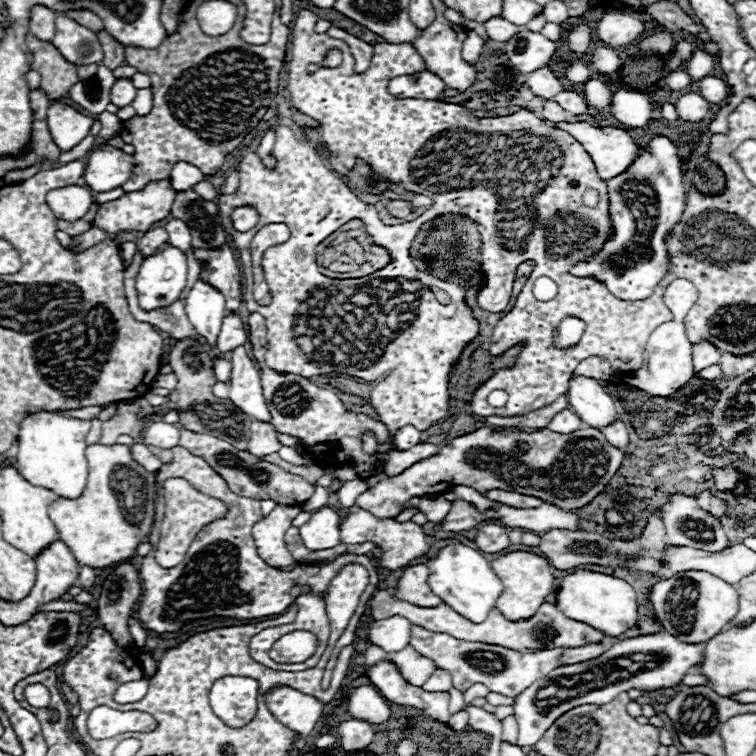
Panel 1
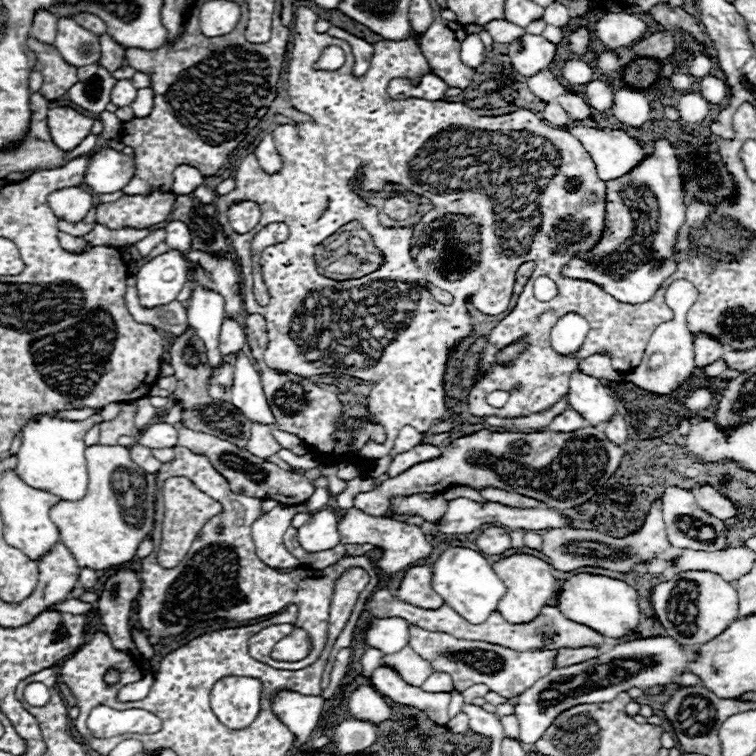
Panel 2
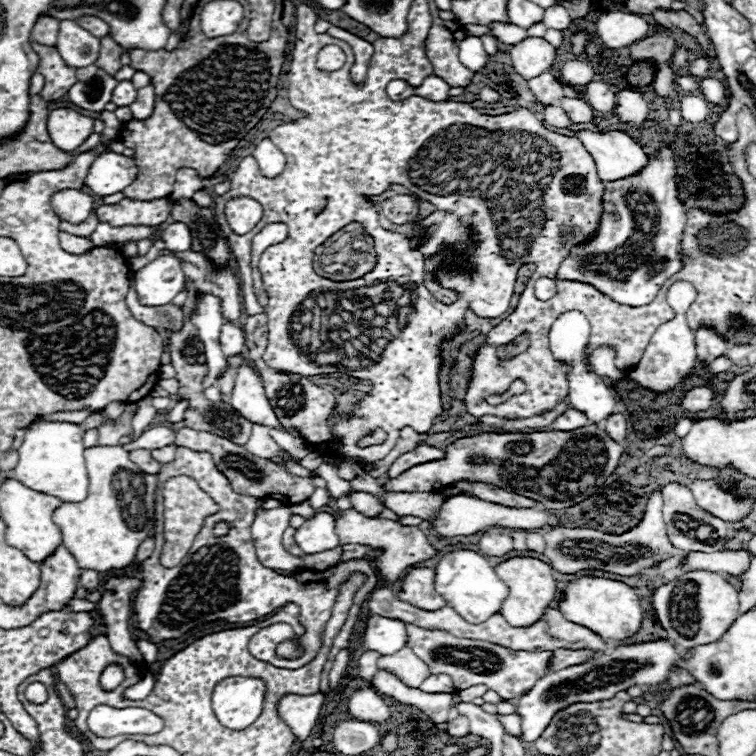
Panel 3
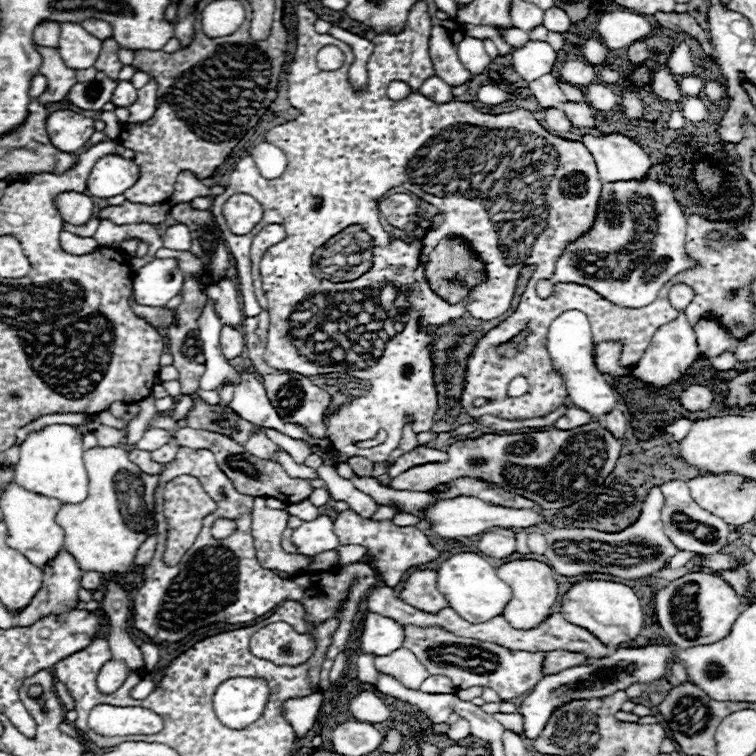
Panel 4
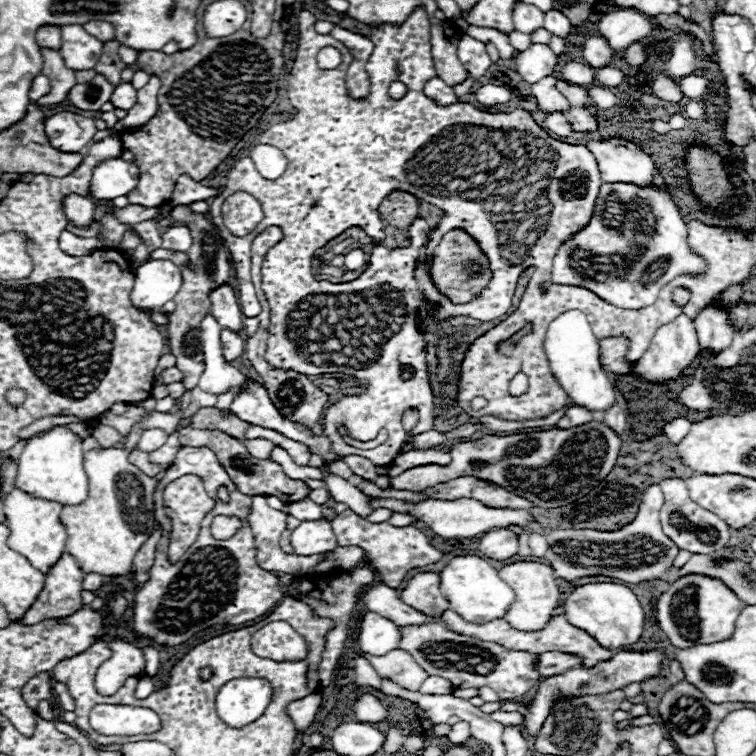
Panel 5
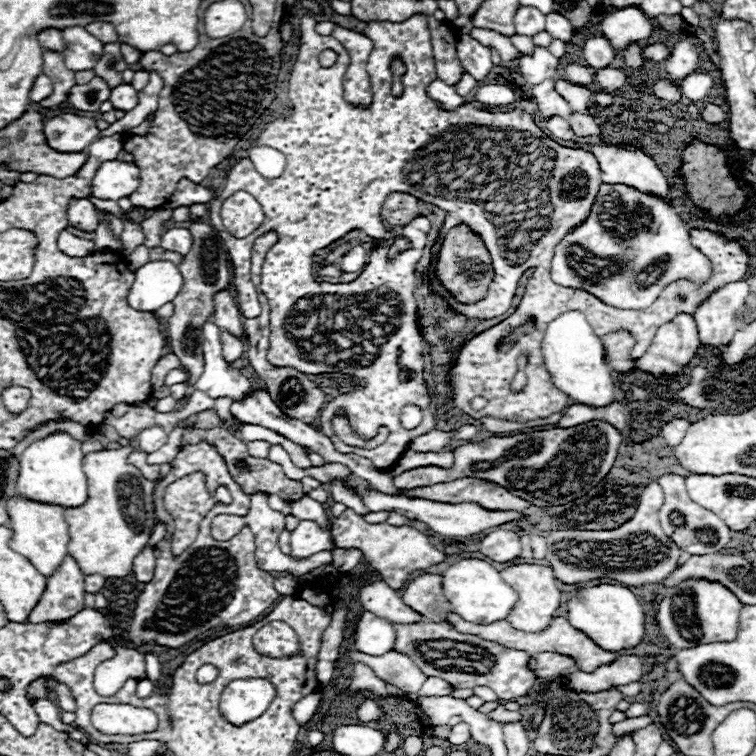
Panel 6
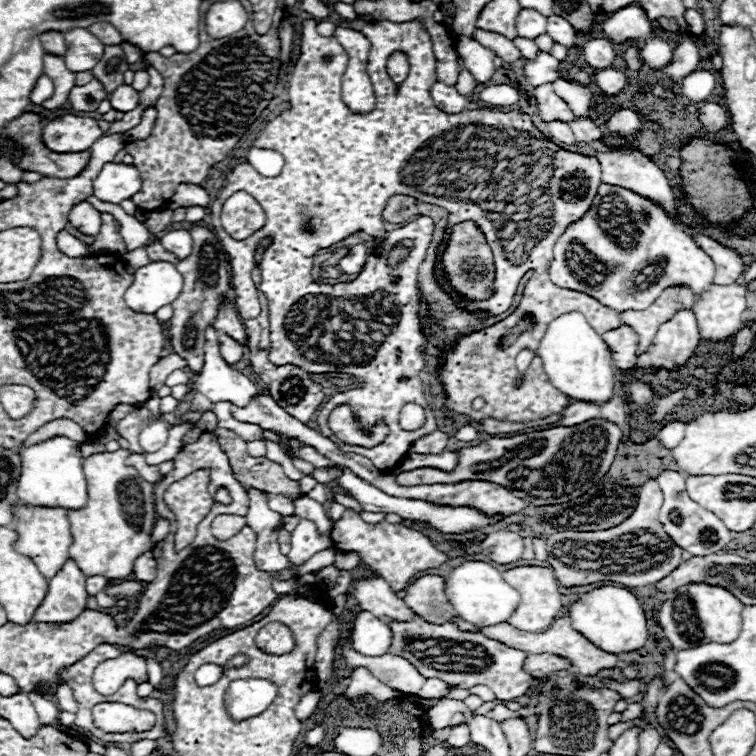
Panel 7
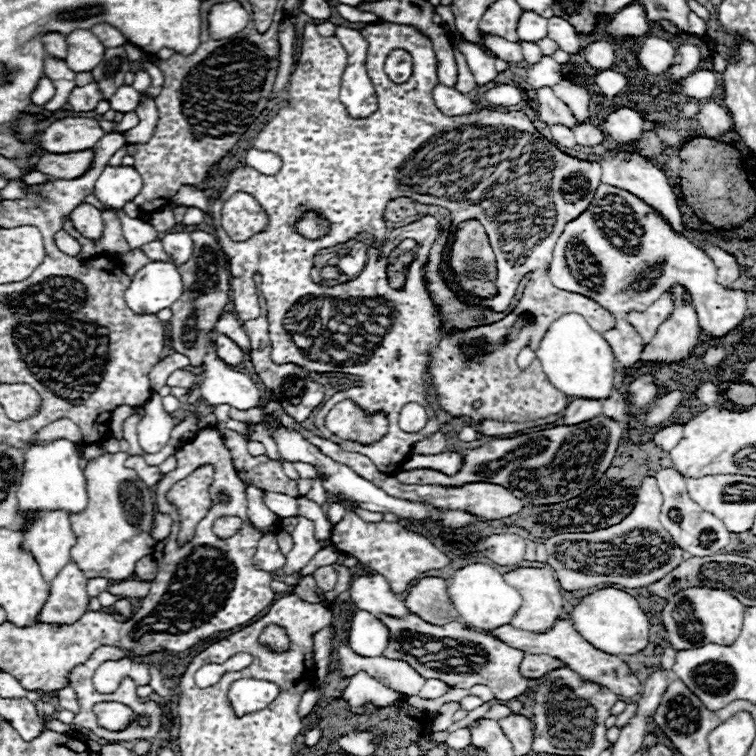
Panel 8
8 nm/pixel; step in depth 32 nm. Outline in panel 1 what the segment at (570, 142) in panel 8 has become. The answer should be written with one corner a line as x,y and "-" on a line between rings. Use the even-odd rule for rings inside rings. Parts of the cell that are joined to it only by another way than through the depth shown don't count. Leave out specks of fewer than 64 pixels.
546,102
546,104
544,104
542,118
548,120
548,122
554,122
554,124
556,124
556,122
570,122
570,120
572,120
570,114
568,114
566,110
562,110
560,104
556,104
556,102

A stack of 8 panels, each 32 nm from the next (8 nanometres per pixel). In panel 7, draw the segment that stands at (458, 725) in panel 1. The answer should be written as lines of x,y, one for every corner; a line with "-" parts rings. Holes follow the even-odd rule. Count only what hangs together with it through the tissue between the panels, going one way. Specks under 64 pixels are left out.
464,724
464,726
456,726
452,732
450,732
450,736
448,736
448,740
446,740
452,748
462,748
462,746
466,746
468,742
470,742
470,728

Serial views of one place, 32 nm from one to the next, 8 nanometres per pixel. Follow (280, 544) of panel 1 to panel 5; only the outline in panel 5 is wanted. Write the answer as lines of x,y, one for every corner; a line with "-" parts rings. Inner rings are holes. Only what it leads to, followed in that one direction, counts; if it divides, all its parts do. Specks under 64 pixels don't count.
252,496
252,508
250,508
250,514
248,514
248,524
250,524
252,534
254,534
256,560
258,560
258,566
262,570
268,570
268,572
286,572
286,574
292,574
292,576
304,576
304,574
308,574
310,568
314,568
316,564
324,562
326,554
316,554
316,556
292,556
292,554
284,554
280,550
278,540
280,540
282,530
286,528
286,516
288,514
284,514
280,510
272,510
266,504
266,496

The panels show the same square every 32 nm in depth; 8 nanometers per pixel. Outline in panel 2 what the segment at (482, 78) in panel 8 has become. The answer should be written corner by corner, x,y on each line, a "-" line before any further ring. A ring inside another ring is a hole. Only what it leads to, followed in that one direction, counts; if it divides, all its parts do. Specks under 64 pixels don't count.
470,34
470,36
466,36
466,40
462,42
460,48
462,48
462,52
460,52
462,62
464,62
466,66
474,68
474,70
476,70
476,68
484,62
484,58
486,58
484,44
482,44
482,40
480,40
478,34

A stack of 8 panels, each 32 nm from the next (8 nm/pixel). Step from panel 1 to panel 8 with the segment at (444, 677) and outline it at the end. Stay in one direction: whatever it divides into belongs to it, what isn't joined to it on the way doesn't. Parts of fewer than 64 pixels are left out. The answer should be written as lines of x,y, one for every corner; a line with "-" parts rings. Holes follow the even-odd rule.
430,678
430,680
426,680
426,684
424,684
424,688
420,690
420,698
428,698
428,700
432,700
432,698
438,698
438,696
442,696
442,694
446,694
450,688
442,682
442,680
434,680
434,678

